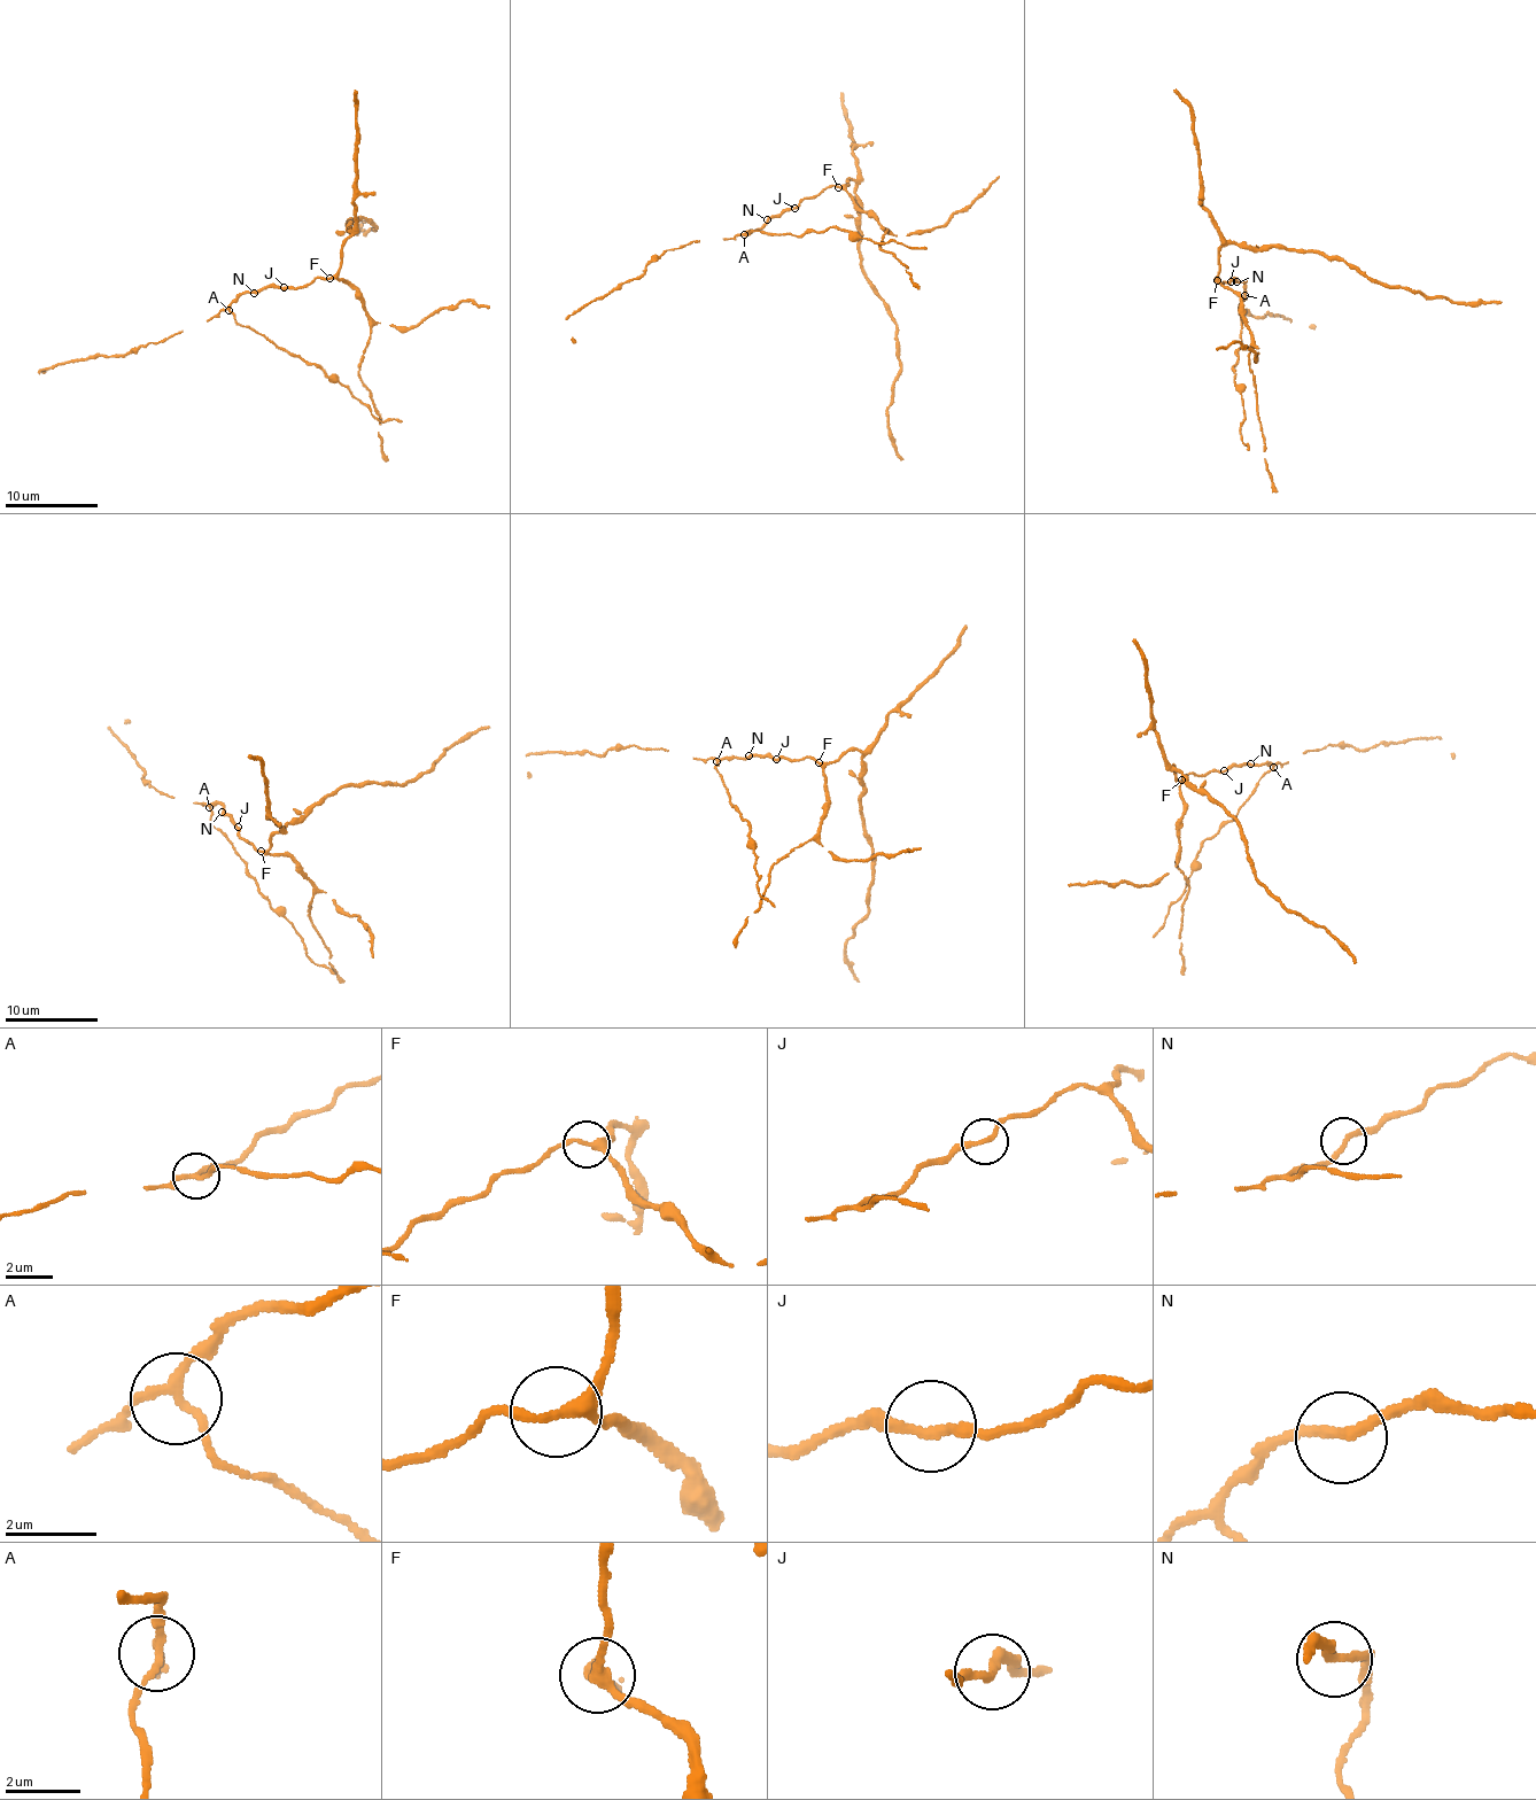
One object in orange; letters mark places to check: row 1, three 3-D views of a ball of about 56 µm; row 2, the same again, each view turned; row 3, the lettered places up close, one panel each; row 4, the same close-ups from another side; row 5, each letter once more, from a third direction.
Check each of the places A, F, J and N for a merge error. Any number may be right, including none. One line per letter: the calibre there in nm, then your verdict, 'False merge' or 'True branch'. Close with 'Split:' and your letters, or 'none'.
A: Thickness 180 nm. False merge
F: Thickness 240 nm. True branch
J: Thickness 200 nm. True branch
N: Thickness 220 nm. True branch
Split: A

